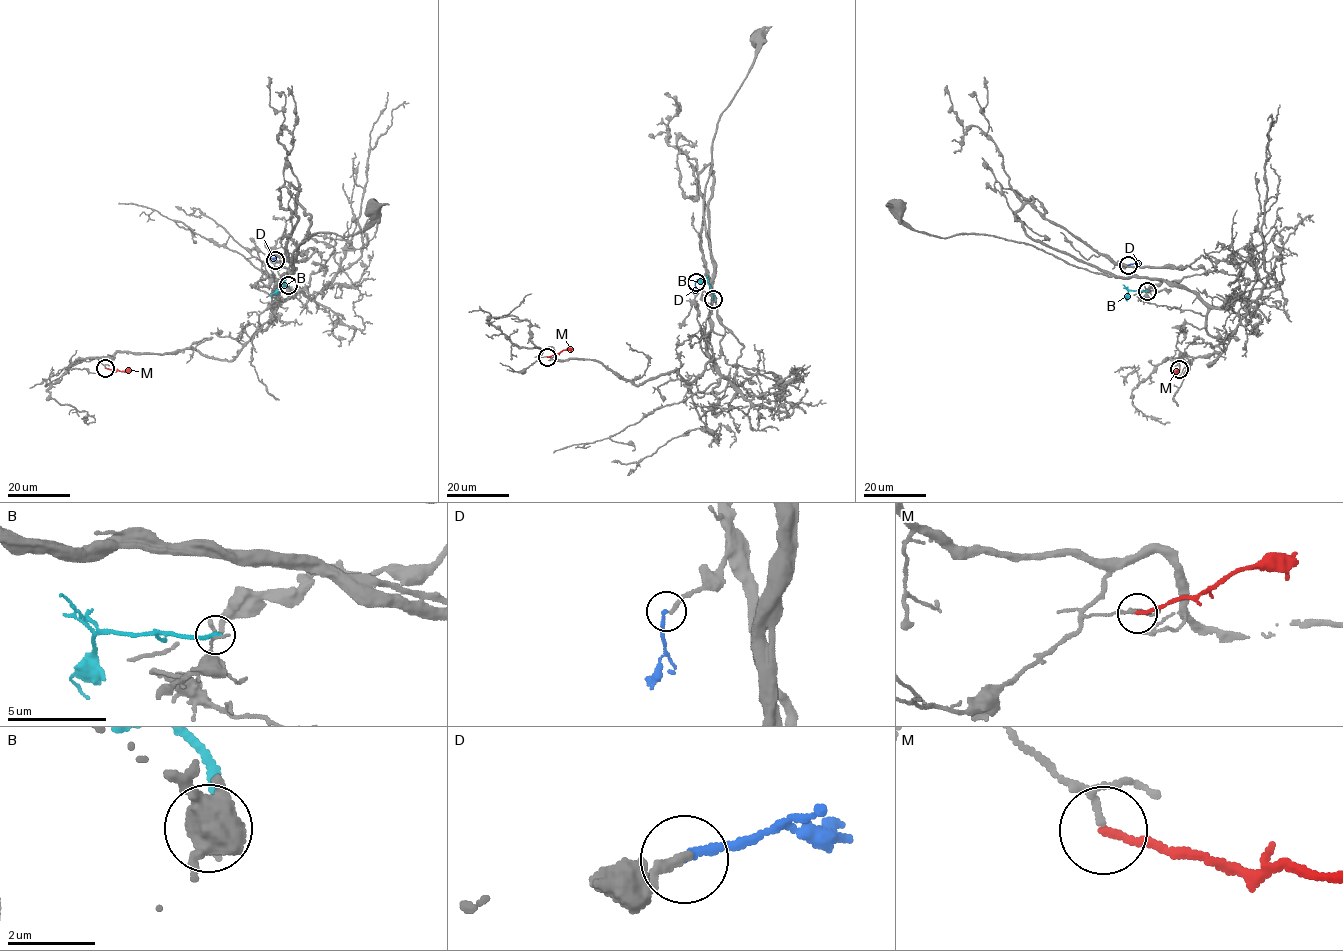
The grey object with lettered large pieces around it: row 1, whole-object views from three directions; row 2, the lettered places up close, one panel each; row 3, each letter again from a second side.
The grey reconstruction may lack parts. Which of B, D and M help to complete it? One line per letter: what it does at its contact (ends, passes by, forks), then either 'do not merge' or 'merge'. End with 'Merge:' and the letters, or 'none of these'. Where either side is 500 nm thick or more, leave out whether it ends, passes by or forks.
B: it ends there; do not merge
D: it ends there; do not merge
M: it ends there; do not merge
Merge: none of these

